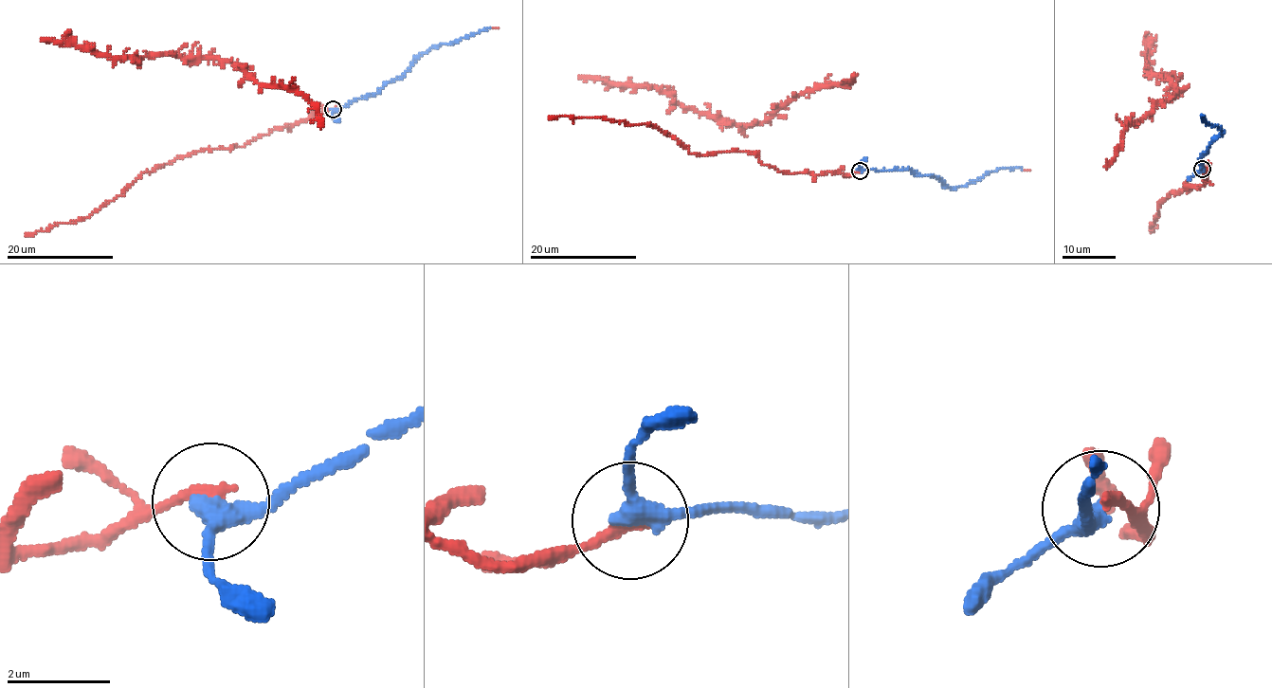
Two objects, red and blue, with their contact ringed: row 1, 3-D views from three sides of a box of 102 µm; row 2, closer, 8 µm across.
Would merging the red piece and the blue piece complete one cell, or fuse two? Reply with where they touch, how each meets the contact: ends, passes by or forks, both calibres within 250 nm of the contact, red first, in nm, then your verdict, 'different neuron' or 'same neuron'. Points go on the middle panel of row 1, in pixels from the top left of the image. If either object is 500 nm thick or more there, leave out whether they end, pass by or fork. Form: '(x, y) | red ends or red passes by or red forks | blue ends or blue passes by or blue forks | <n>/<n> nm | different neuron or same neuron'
(860, 171) | red ends | blue passes by | 240/320 nm | same neuron

